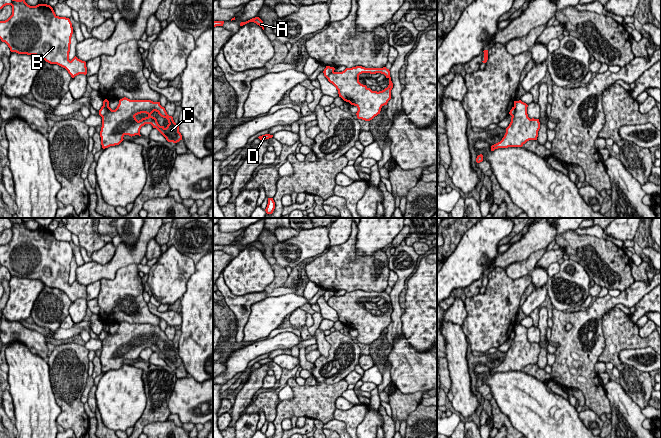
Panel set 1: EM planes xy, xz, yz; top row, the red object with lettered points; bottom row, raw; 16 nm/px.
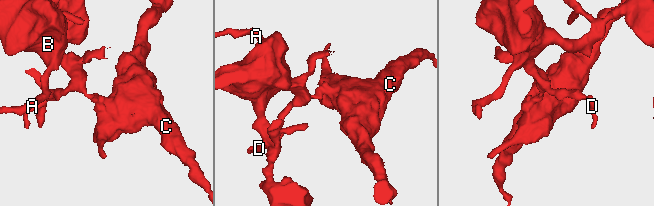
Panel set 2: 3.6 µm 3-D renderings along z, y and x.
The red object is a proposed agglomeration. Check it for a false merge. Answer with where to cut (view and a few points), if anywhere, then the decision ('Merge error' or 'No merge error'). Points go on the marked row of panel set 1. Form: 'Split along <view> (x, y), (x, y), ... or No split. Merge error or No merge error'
Split along xy (103, 105), (107, 112), (102, 117). Merge error

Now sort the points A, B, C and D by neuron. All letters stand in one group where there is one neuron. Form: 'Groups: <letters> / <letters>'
Groups: A B D / C

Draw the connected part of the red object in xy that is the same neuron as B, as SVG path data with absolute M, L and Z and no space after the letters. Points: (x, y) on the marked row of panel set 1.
M0 0L0 9L6 5L12 6L12 15L7 20L0 21L0 39L8 45L11 52L41 56L46 62L65 68L72 78L79 74L87 74L85 61L76 56L69 60L73 34L69 18L57 16L53 8L47 4L30 6L25 0Z

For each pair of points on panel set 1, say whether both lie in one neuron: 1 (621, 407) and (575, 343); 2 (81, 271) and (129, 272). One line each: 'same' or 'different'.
1: different
2: different

